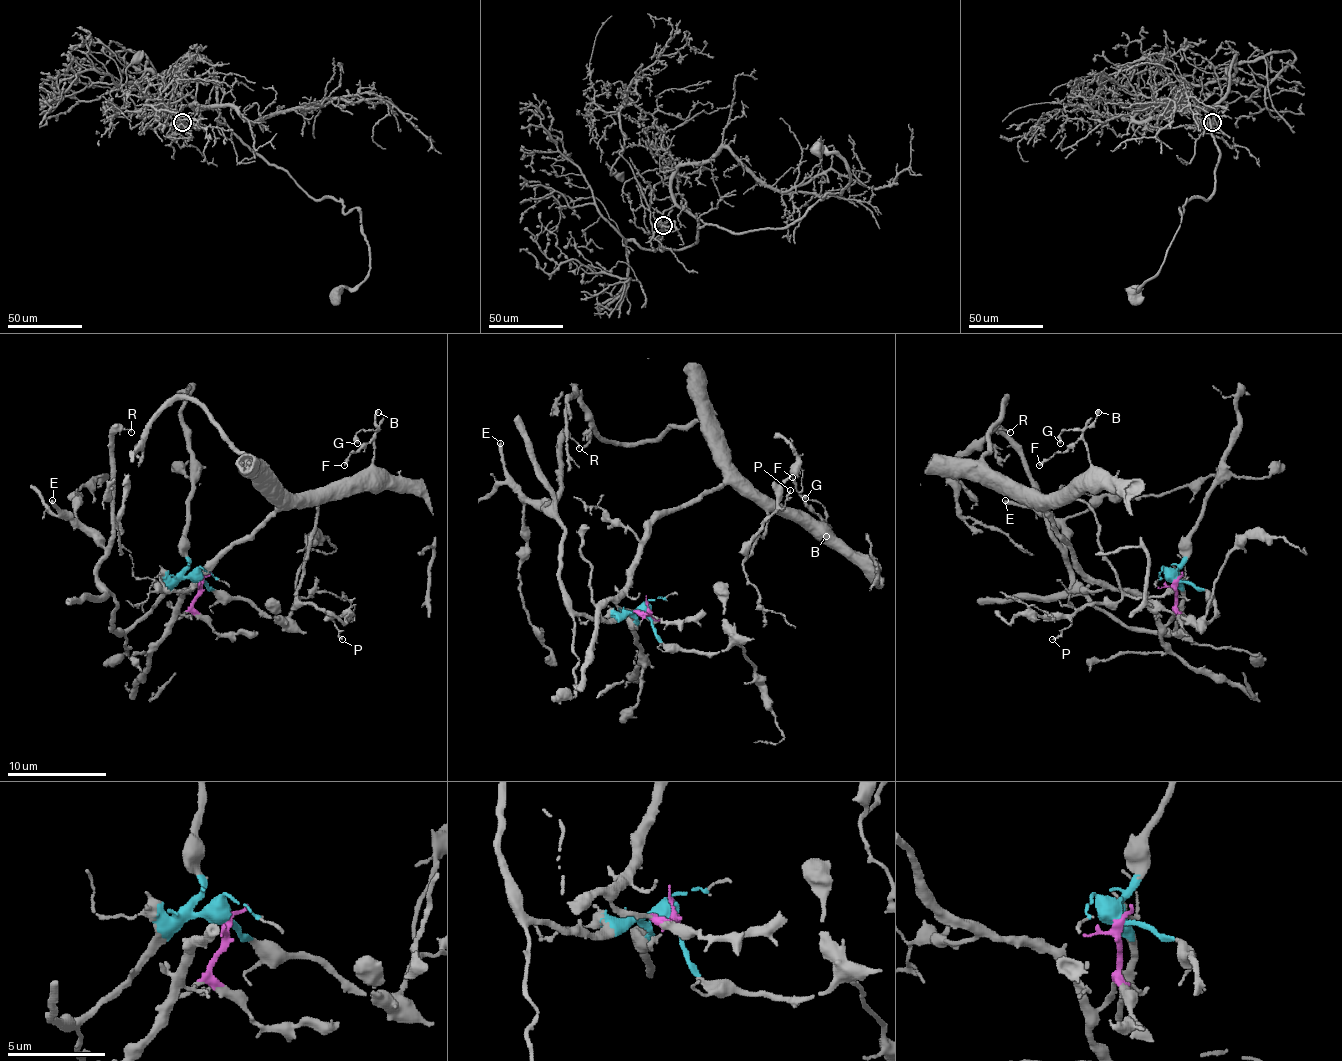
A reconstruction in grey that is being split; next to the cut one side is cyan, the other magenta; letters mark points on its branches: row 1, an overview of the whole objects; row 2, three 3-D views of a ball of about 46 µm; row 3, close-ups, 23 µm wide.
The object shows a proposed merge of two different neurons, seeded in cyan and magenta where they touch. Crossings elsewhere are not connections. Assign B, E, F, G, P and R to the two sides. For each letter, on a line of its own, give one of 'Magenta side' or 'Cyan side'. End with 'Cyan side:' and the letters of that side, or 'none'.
B: Magenta side
E: Cyan side
F: Magenta side
G: Magenta side
P: Magenta side
R: Cyan side
Cyan side: E, R

